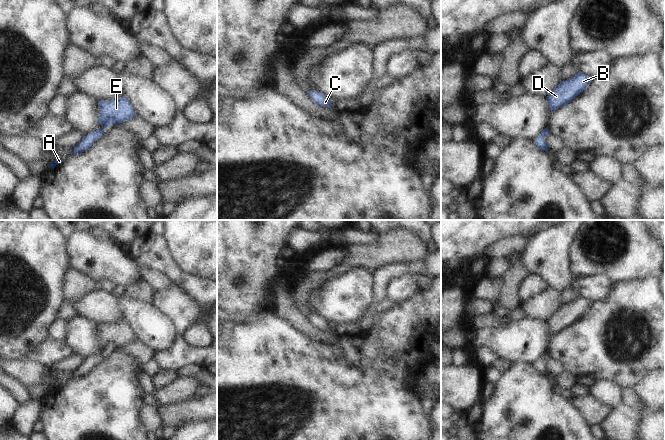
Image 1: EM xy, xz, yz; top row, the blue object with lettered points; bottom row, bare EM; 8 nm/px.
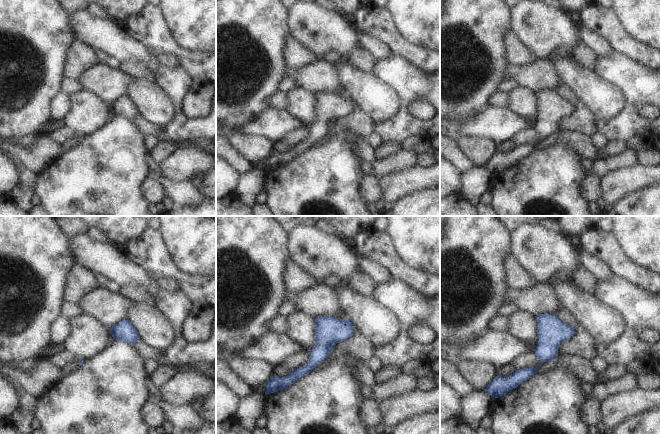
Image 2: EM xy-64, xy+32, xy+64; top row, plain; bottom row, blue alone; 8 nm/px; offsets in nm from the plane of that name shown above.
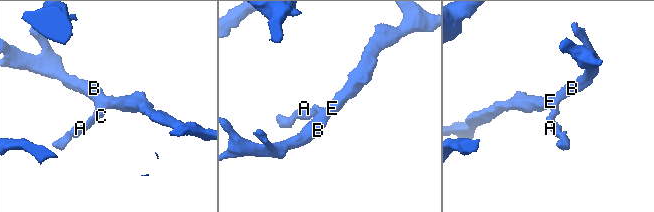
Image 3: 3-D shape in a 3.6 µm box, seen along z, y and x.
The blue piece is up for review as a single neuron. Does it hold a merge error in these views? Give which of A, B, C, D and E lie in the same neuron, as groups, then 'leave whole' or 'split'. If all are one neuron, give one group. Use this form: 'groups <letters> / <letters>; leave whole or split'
groups A B C D E; leave whole

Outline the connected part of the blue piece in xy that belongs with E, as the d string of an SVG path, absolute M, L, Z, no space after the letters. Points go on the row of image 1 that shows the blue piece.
M125 98L110 100L110 101L98 101L99 124L103 125L103 129L98 129L84 138L73 148L72 154L79 154L89 149L96 140L98 140L103 130L112 124L124 123L126 120L132 119L136 114L131 103Z

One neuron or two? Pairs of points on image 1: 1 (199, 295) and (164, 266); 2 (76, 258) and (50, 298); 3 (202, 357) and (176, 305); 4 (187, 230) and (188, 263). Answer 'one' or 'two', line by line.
1: one
2: two
3: one
4: one

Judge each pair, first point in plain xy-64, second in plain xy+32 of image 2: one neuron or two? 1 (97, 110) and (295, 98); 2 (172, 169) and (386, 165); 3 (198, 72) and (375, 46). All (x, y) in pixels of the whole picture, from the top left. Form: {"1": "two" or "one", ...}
{"1": "one", "2": "one", "3": "two"}

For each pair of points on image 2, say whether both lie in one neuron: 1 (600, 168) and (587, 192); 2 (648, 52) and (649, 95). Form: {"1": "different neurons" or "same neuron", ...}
{"1": "different neurons", "2": "different neurons"}

